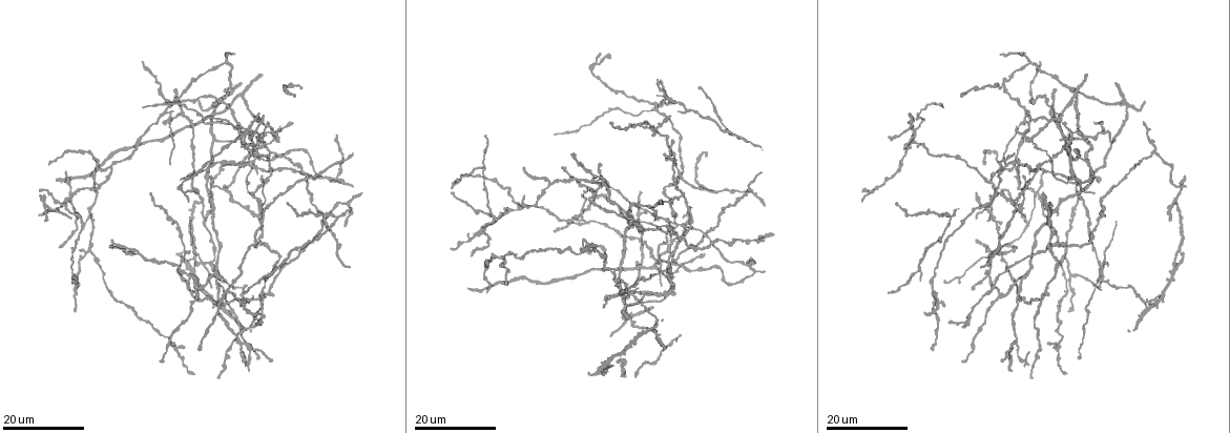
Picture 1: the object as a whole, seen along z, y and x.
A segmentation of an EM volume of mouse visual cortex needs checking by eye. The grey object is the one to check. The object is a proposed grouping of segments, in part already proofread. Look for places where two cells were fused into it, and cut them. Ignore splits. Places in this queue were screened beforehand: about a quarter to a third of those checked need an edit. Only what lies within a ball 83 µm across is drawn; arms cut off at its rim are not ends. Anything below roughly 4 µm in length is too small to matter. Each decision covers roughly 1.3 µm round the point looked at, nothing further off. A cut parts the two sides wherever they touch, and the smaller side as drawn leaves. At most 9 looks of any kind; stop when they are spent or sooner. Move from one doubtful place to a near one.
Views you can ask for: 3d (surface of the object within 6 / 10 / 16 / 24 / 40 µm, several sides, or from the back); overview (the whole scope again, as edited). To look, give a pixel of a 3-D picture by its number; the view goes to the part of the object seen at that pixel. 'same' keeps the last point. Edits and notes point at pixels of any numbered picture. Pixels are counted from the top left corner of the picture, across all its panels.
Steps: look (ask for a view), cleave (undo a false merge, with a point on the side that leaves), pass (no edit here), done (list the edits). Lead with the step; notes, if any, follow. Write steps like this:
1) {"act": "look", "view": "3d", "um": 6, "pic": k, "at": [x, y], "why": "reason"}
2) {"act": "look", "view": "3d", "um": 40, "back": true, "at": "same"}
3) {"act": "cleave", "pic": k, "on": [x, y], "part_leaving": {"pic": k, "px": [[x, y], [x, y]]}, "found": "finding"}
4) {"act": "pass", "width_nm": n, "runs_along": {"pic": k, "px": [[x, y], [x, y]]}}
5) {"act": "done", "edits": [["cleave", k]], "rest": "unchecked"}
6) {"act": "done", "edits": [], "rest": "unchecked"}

{"act": "look", "view": "3d", "um": 24, "pic": 1, "at": [1031, 139], "why": "arms part here"}

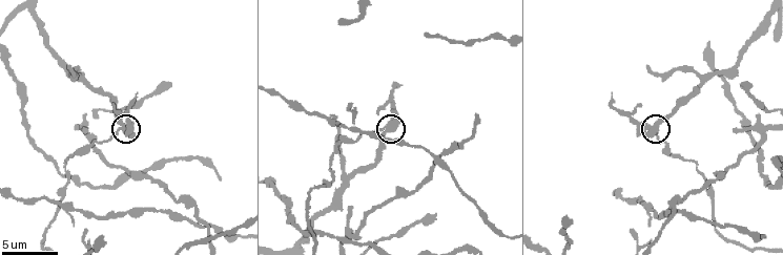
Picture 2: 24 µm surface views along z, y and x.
{"act": "look", "view": "3d", "um": 10, "pic": 2, "at": [387, 128]}

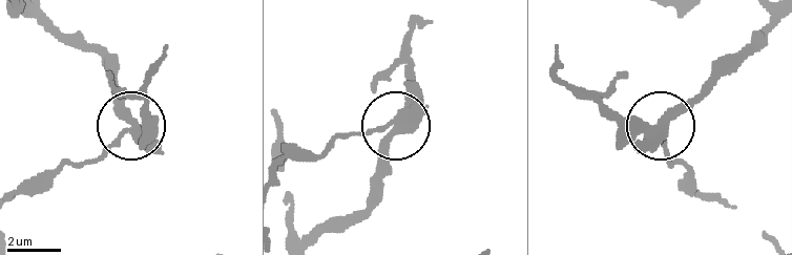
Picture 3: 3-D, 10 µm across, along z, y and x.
{"act": "cleave", "pic": 3, "on": [146, 115], "width_nm": 340, "part_leaving": {"pic": 3, "px": [[400, 111], [280, 166]]}, "found": "two cells meet here"}

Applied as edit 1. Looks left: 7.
{"act": "look", "view": "overview", "why": "redraw"}

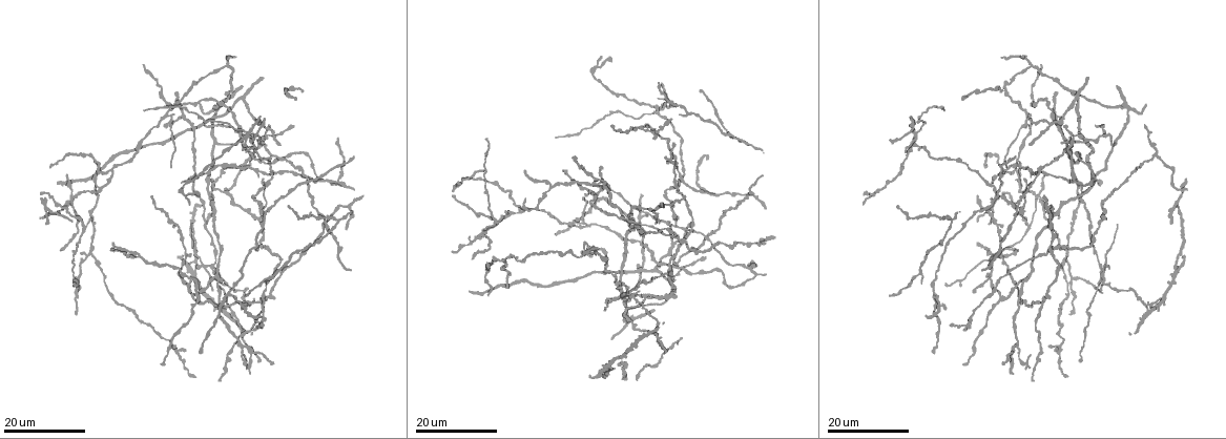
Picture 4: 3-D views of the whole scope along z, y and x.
{"act": "look", "view": "3d", "um": 24, "pic": 4, "at": [243, 345], "why": "thin arm on a thick one"}

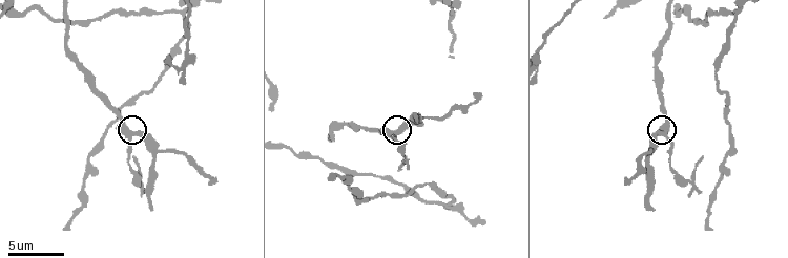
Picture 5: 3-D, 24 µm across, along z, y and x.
{"act": "look", "view": "3d", "um": 6, "pic": 5, "at": [396, 132], "why": "zoom in"}

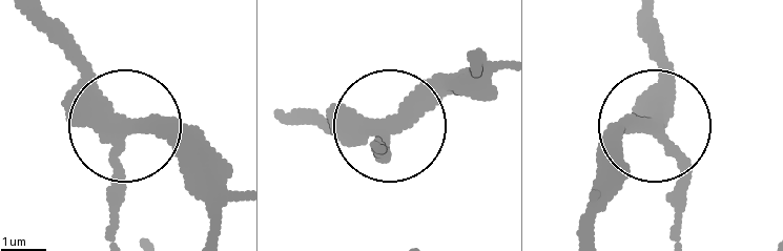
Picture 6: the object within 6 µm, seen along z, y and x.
{"act": "look", "view": "3d", "um": 6, "back": true, "pic": 6, "at": [130, 127]}

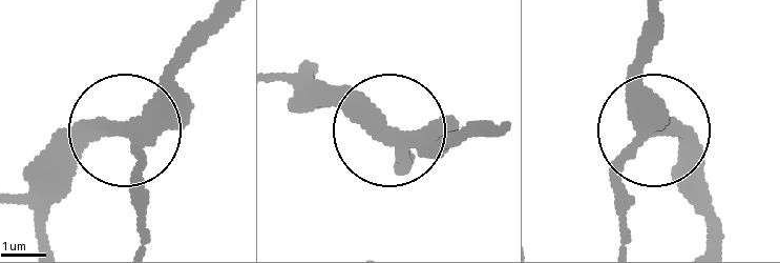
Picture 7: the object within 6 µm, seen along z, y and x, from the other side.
{"act": "pass", "width_nm": 320, "found": "all the same cell"}

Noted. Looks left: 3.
{"act": "look", "view": "3d", "um": 16, "pic": 4, "at": [1015, 170], "why": "three arms meet"}

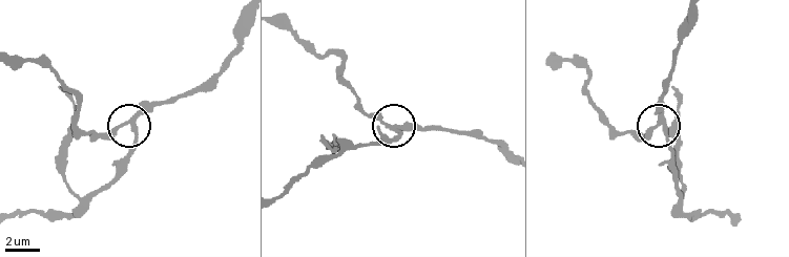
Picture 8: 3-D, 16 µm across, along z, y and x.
{"act": "look", "view": "3d", "um": 6, "pic": 8, "at": [133, 124]}

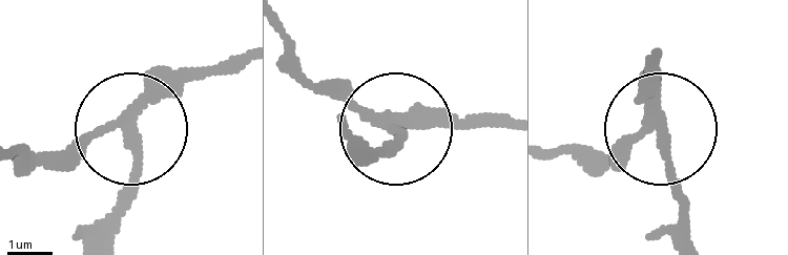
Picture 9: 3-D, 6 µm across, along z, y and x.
{"act": "pass", "runs_along": {"pic": 9, "px": [[510, 129], [374, 125], [288, 54]]}, "found": "continuous, no second cell"}

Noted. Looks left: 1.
{"act": "done", "edits": [["cleave", 3]], "rest": "unchecked"}

